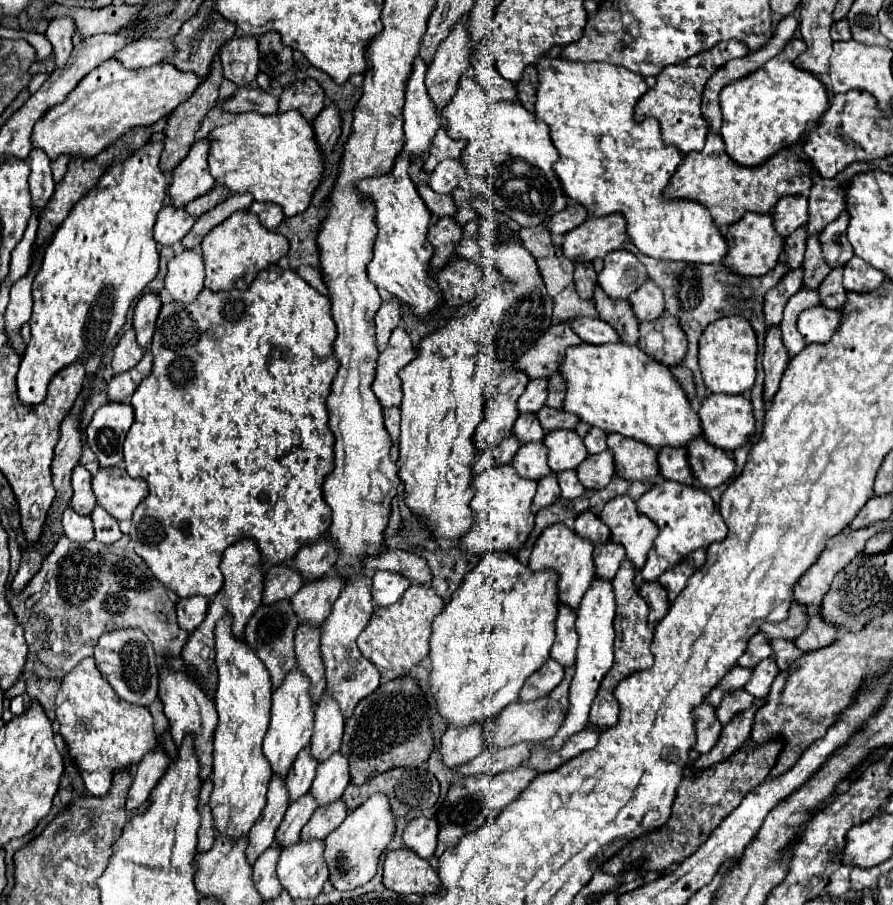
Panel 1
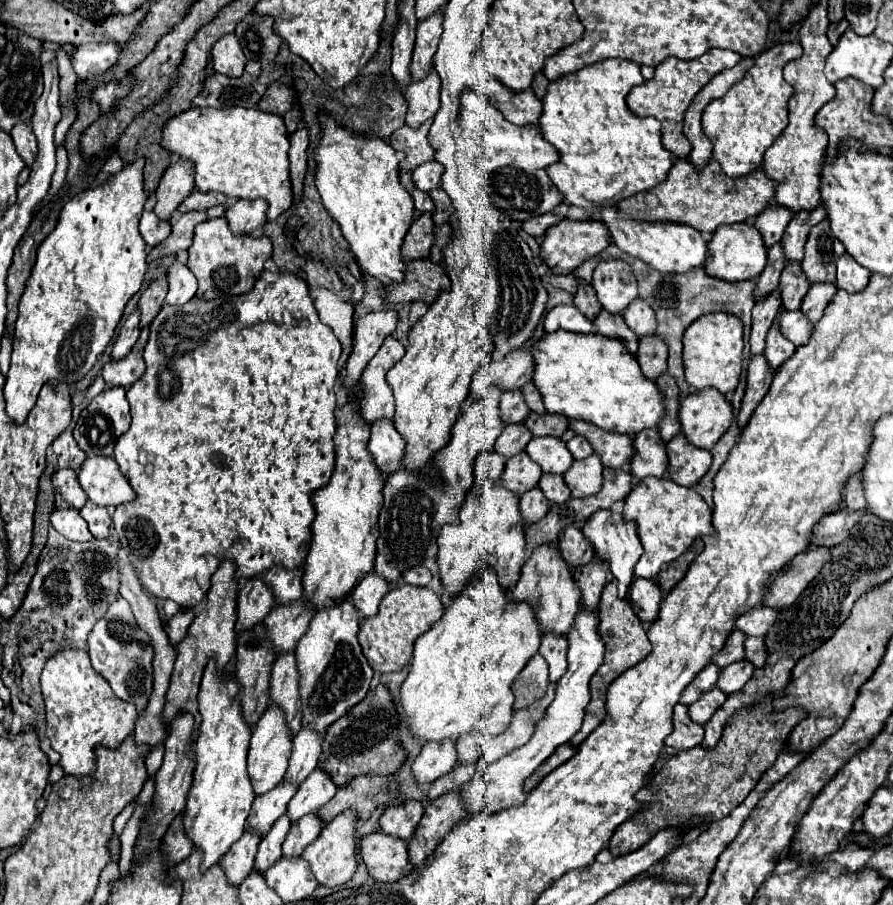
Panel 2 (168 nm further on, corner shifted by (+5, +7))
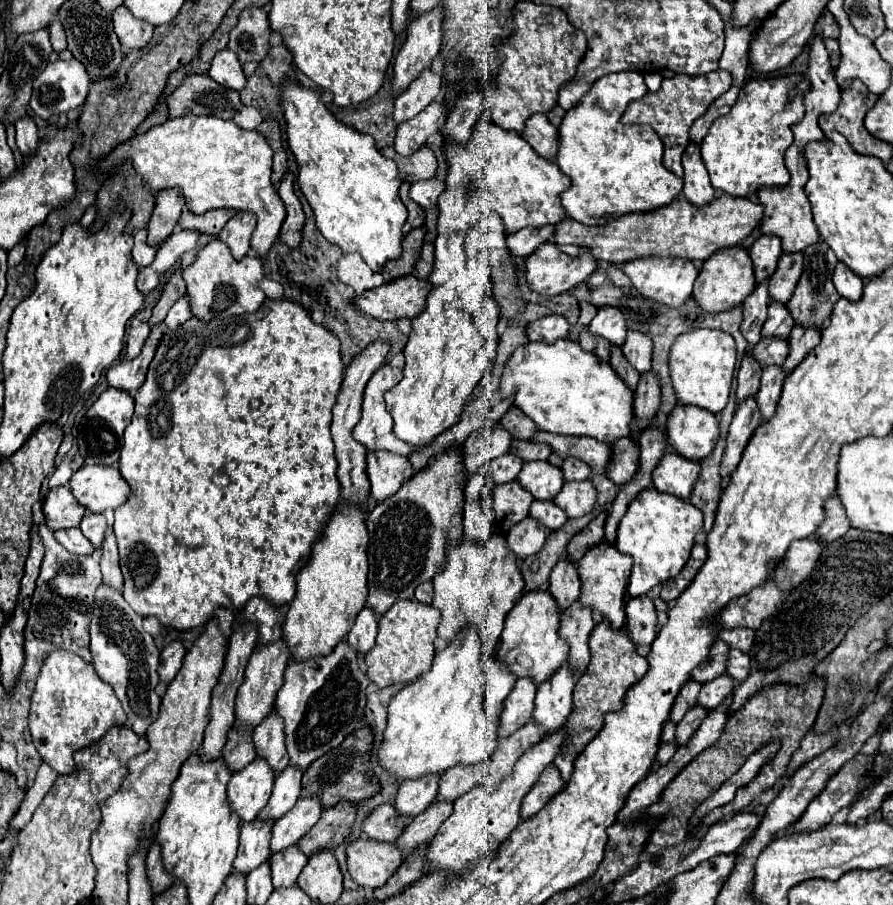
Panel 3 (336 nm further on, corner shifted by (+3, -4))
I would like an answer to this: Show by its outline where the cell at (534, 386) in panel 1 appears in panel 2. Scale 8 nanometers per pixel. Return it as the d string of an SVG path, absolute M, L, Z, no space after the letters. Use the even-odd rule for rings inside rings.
M519 390L515 392L505 392L499 400L499 408L501 408L501 420L503 426L507 424L519 424L525 420L525 416L529 414L527 404L523 402L523 396Z

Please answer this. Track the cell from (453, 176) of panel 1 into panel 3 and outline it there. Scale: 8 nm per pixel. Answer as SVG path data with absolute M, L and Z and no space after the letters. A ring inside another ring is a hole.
M433 177L433 179L413 183L409 189L409 197L421 207L431 207L437 203L437 197L443 193L443 189L445 189L445 183Z

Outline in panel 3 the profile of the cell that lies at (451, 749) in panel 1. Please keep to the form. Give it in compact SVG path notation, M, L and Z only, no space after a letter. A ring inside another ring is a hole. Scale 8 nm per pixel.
M431 773L431 775L419 777L419 779L403 781L393 805L399 809L399 813L409 815L409 817L423 813L437 799L439 779L441 779L441 773L437 773L437 775Z

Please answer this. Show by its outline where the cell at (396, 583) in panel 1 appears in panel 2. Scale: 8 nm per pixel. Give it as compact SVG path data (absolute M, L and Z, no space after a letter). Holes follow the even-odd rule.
M369 572L369 576L365 576L353 590L351 600L357 612L361 612L361 618L371 618L377 614L379 602L387 592L389 592L389 584L375 572Z

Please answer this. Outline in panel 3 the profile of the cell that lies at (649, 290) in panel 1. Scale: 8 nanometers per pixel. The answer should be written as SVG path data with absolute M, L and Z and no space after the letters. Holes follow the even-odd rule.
M633 329L627 331L623 353L639 373L645 373L651 369L651 351L653 351L653 343L647 333L633 331Z

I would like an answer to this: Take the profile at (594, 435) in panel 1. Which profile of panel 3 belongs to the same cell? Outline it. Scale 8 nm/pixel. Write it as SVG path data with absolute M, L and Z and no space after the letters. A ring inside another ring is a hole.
M567 457L563 461L563 475L567 481L583 481L589 477L589 473L591 473L591 467L587 467L587 463L583 463L581 459Z

